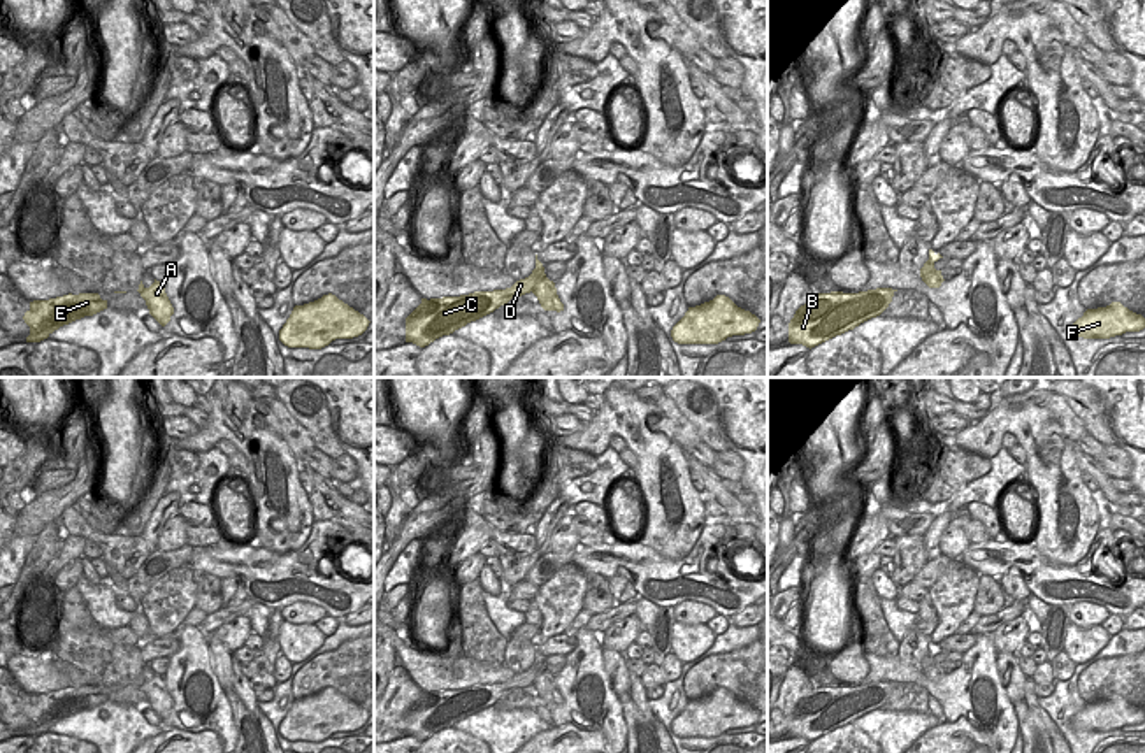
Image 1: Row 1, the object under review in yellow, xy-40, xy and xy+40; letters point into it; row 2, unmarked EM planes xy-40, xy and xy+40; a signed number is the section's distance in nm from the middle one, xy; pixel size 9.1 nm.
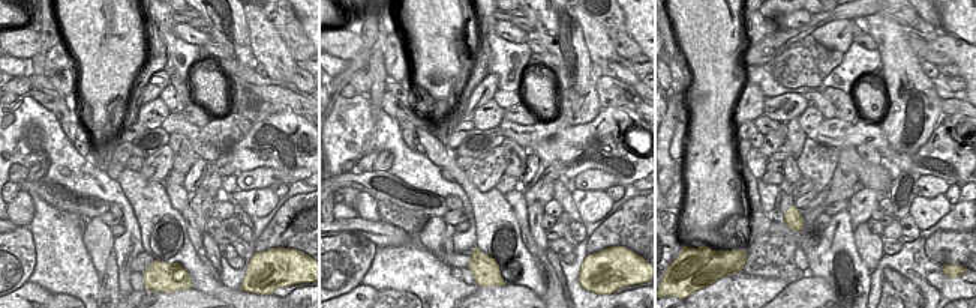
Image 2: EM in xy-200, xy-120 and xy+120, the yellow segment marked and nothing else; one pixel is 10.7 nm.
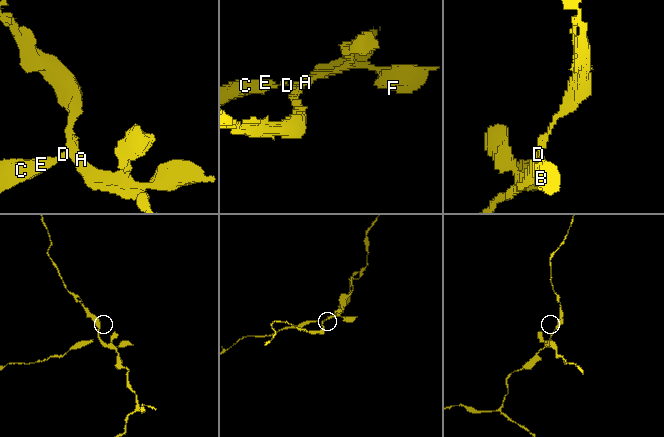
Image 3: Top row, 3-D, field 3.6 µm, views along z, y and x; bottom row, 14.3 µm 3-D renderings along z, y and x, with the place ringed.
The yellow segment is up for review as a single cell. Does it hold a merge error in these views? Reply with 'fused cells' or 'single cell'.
fused cells

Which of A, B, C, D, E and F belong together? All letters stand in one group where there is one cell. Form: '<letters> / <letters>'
A F / B C D E

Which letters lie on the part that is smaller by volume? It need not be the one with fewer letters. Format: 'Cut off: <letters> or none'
Cut off: B, C, D, E.

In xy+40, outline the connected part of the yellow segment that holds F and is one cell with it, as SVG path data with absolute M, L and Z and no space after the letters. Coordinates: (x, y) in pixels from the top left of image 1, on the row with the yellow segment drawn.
M1112 302L1106 307L1087 309L1082 318L1071 325L1073 337L1110 339L1126 332L1140 332L1145 328L1145 318Z

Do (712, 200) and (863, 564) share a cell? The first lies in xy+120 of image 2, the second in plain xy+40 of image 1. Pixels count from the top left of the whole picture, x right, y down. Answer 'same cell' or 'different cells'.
different cells

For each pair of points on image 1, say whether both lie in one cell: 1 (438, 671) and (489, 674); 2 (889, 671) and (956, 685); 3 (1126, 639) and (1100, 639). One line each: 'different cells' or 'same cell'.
1: same cell
2: same cell
3: different cells

